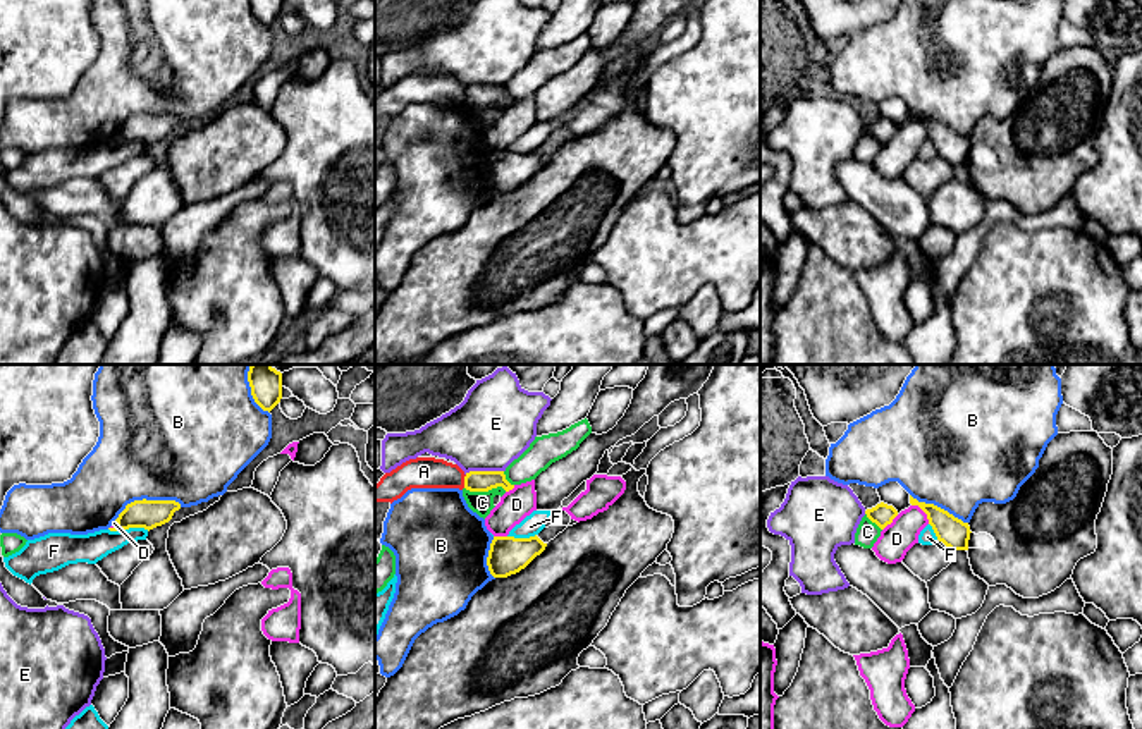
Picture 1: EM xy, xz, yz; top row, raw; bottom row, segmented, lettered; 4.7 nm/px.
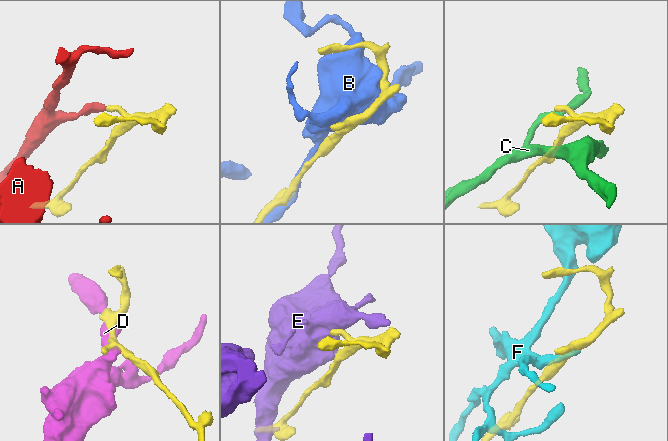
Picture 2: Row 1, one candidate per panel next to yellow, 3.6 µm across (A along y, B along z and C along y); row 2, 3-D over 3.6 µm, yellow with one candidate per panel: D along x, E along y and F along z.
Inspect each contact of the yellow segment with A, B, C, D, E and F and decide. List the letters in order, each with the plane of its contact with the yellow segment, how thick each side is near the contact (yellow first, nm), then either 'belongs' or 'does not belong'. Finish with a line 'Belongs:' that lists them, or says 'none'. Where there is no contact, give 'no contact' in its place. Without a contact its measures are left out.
A: xz | 100/140 nm | does not belong
B: xy | 140/500 nm | does not belong
C: xz | 100/110 nm | does not belong
D: yz | 140/160 nm | does not belong
E: xz | 100/380 nm | does not belong
F: xy | 140/140 nm | does not belong
Belongs: none

